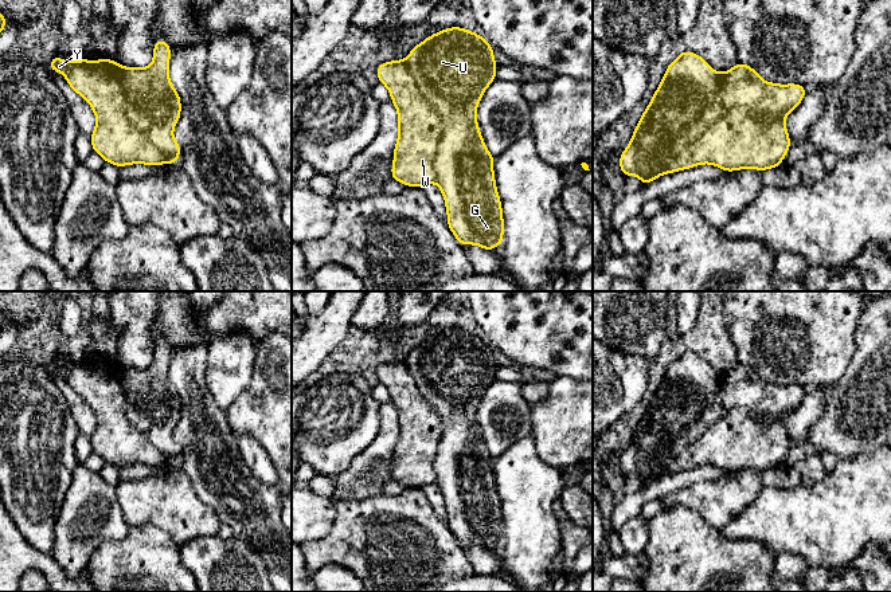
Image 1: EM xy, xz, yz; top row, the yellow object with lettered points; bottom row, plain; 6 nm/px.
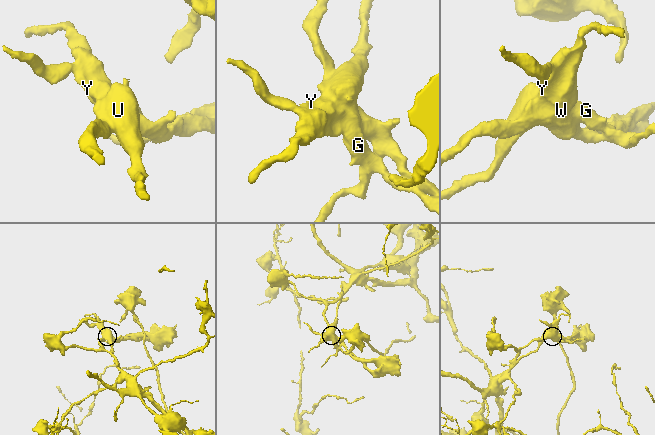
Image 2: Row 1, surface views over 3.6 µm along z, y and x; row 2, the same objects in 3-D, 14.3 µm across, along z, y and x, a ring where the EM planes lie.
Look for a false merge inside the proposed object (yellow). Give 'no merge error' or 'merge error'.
merge error

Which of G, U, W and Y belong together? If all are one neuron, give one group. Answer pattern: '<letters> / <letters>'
G U / W Y

